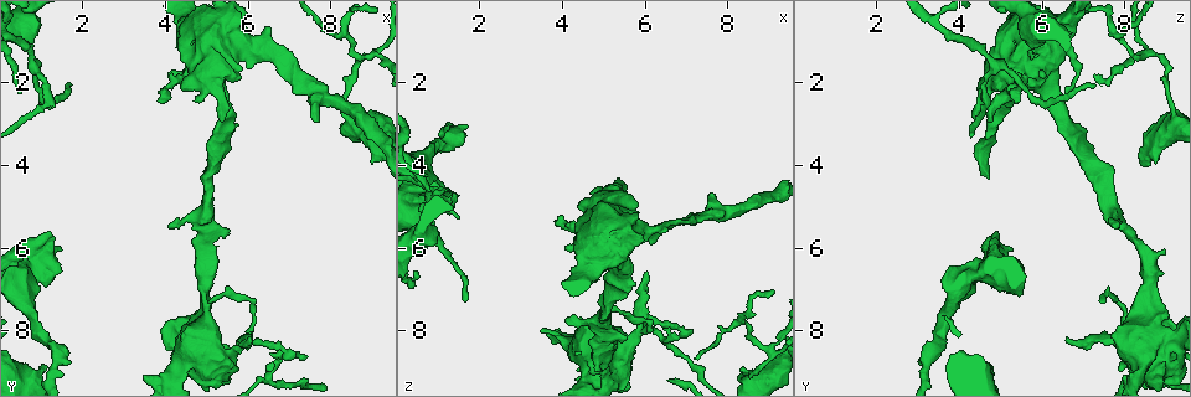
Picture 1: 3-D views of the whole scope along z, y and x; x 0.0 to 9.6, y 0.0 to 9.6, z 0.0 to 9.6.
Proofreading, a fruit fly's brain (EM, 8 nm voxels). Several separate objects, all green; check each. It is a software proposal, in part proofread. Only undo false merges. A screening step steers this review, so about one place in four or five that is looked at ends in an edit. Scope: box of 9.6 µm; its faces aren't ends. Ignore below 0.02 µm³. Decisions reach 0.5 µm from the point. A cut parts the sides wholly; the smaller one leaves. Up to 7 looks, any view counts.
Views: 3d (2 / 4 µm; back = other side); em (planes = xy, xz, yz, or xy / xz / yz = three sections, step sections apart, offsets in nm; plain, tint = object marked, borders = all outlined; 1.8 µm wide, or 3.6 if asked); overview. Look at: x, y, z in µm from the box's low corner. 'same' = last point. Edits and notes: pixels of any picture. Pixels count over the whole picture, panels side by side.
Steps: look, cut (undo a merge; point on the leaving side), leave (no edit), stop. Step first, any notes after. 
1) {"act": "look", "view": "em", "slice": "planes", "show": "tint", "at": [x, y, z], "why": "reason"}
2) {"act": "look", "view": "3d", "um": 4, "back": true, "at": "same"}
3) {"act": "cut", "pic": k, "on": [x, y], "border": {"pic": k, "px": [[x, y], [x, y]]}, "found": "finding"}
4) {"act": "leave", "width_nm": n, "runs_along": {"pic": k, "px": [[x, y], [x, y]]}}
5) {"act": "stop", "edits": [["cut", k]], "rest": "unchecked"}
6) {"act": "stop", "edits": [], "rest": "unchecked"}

{"act": "look", "view": "3d", "um": 4, "at": [0.80, 1.55, 4.90], "why": "a fork"}

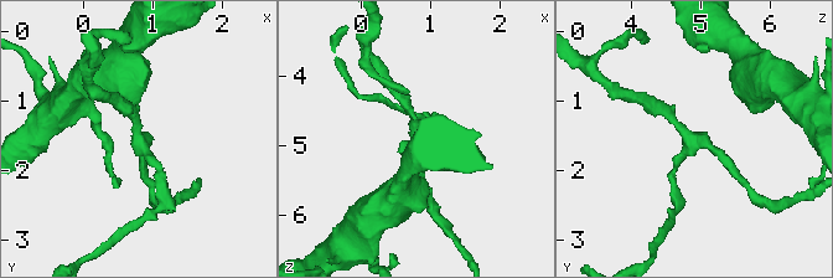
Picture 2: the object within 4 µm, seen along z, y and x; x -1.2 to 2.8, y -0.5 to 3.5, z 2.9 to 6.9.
{"act": "look", "view": "em", "slice": "planes", "show": "tint", "at": [0.85, 1.60, 4.90], "why": "now the EM"}

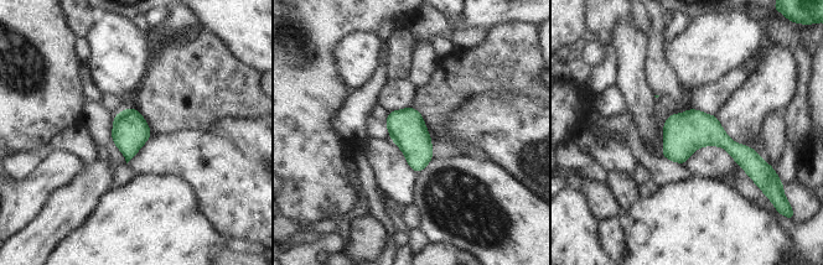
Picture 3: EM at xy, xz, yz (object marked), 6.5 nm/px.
{"act": "leave", "found": "continuous, no second neuron"}

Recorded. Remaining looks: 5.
{"act": "look", "view": "em", "slice": "planes", "show": "plain", "at": [9.05, 1.30, 8.50]}

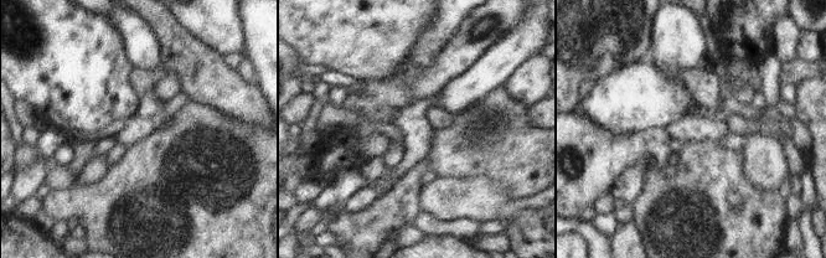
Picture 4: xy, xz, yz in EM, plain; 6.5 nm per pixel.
{"act": "look", "view": "em", "slice": "planes", "show": "tint", "at": "same", "why": "where the object lies"}

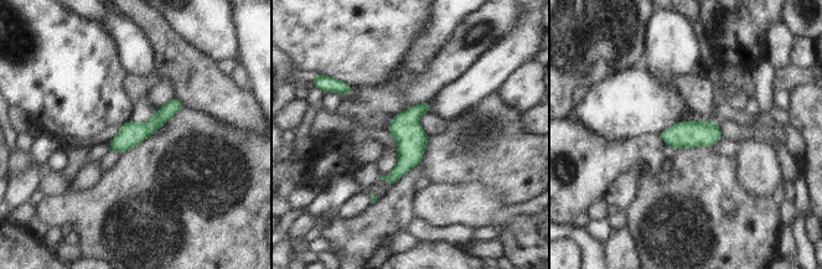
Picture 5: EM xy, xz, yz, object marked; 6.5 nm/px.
{"act": "leave", "runs_along": {"pic": 5, "px": [[428, 105], [409, 120], [409, 158], [391, 180]]}, "found": "one neuron here"}

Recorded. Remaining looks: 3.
{"act": "look", "view": "3d", "um": 4, "at": [5.90, 1.10, 5.60], "why": "sudden change in width"}

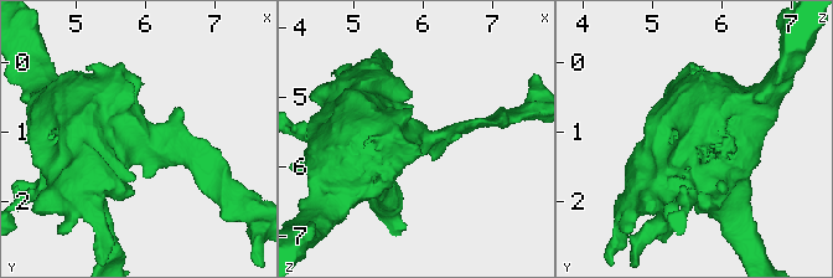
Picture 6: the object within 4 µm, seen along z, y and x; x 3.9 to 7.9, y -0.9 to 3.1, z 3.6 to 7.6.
{"act": "look", "view": "em", "um": 3.6, "slice": "planes", "show": "tint", "at": [5.95, 1.10, 5.60]}

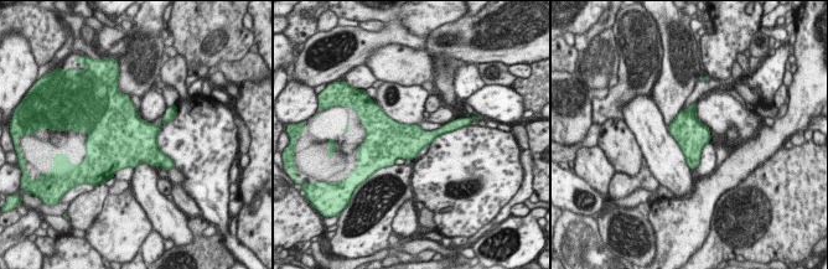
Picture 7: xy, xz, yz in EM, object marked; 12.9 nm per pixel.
{"act": "leave", "found": "one neuron here"}

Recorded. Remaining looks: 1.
{"act": "stop", "edits": [], "rest": "unchecked"}

